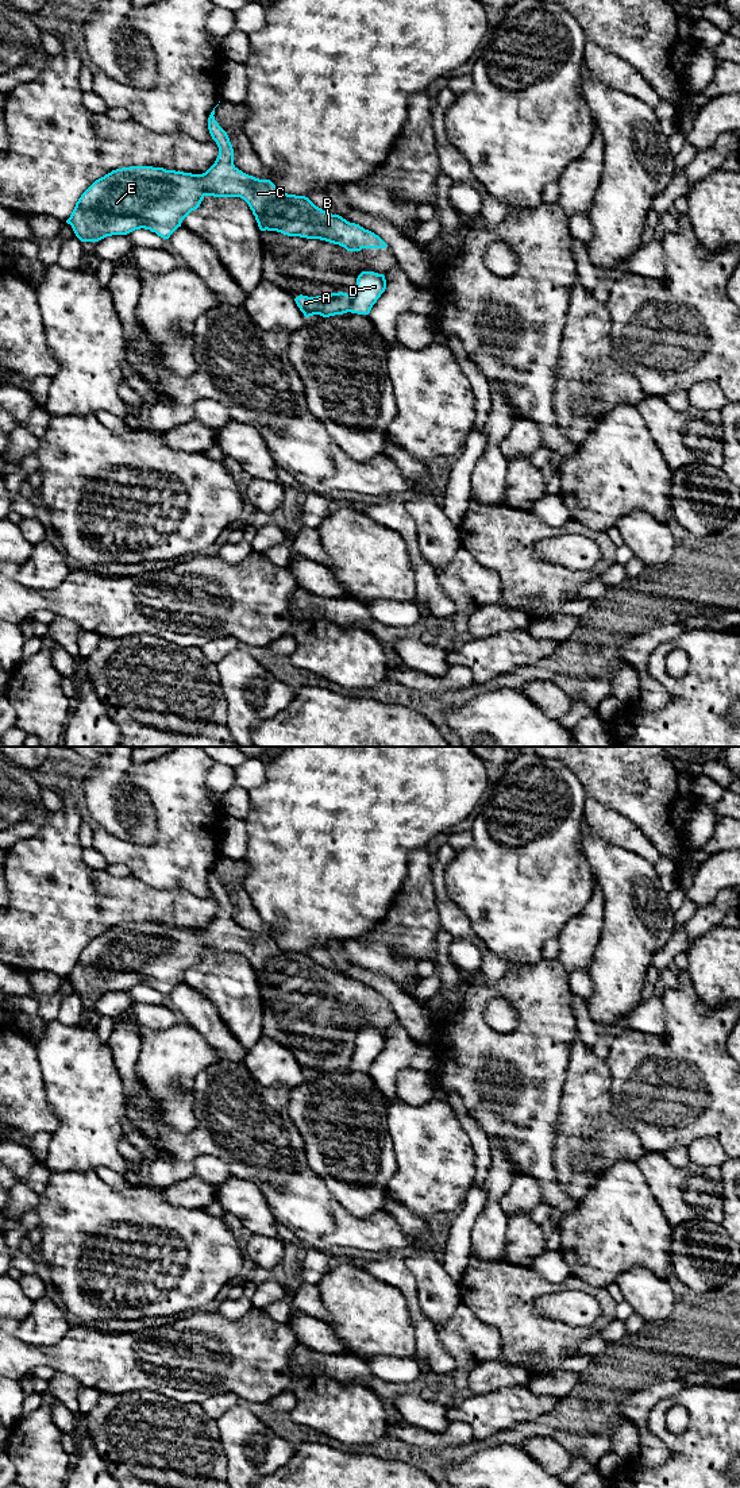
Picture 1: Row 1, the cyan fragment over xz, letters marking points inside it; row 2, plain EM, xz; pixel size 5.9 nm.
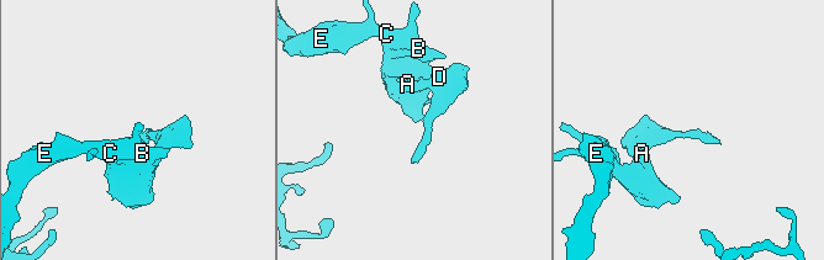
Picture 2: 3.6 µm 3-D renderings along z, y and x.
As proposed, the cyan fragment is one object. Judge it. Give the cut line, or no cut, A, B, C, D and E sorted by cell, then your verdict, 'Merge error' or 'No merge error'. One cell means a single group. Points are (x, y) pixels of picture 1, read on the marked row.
Split along xz (353, 296), (347, 311). Groups: A B C E / D. Merge error

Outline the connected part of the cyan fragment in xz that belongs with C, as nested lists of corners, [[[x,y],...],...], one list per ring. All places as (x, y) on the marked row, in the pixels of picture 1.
[[[215,108],[208,117],[208,130],[219,147],[215,163],[203,174],[163,167],[130,166],[112,170],[96,180],[78,198],[66,220],[81,242],[99,242],[112,235],[127,235],[135,230],[150,230],[163,239],[181,227],[182,220],[197,209],[205,196],[243,198],[261,231],[277,231],[288,236],[320,239],[347,251],[385,248],[388,244],[374,232],[316,207],[308,197],[282,193],[270,180],[259,180],[234,165],[234,149],[227,132],[215,120]]]

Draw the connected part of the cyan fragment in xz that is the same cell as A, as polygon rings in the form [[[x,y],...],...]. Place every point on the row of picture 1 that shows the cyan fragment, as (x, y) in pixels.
[[[343,292],[331,293],[329,296],[321,294],[316,297],[300,294],[294,298],[294,301],[305,317],[313,315],[329,317],[347,313],[352,302],[352,296]]]

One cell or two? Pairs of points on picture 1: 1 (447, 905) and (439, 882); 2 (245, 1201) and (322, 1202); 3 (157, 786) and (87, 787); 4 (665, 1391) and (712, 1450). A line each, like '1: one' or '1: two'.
1: one
2: two
3: two
4: two

